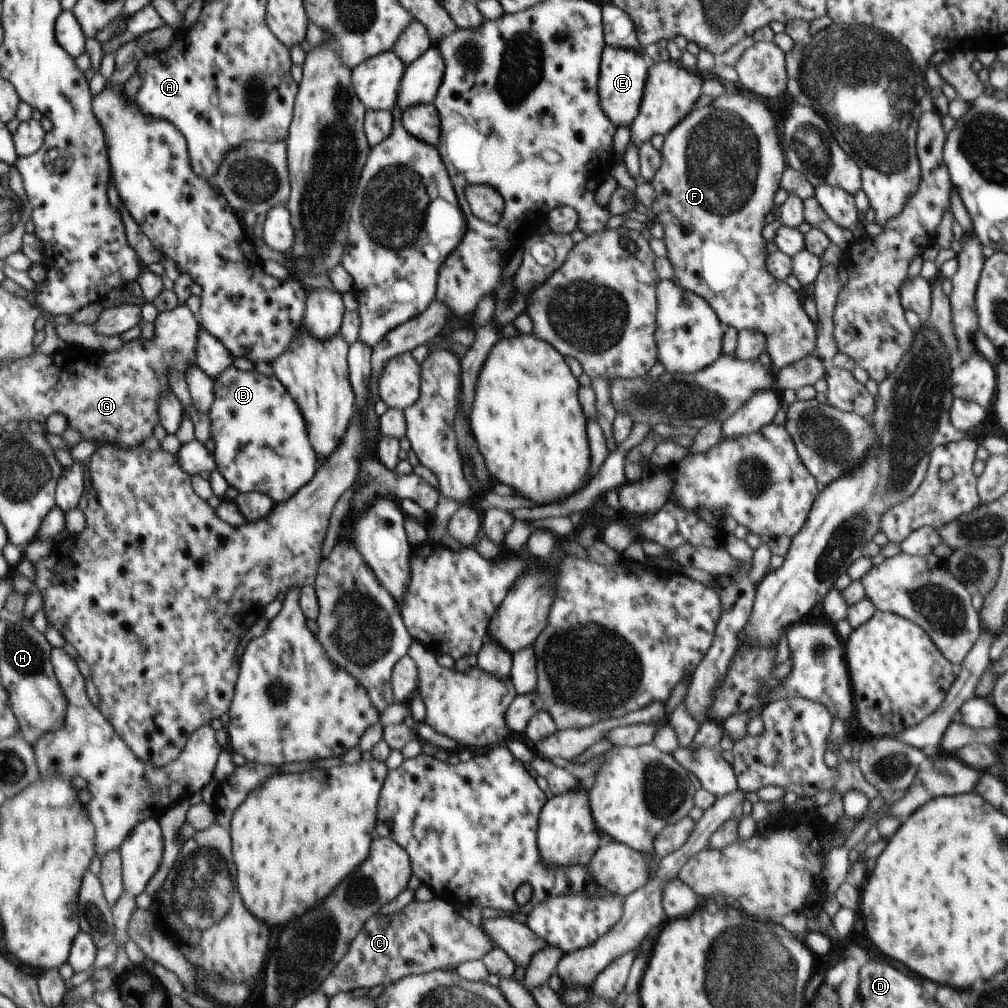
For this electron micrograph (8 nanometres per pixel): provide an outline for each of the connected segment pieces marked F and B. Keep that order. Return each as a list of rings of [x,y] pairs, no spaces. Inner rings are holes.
[[[724,93],[709,106],[692,110],[664,135],[660,168],[650,180],[656,195],[651,216],[664,227],[662,240],[674,270],[672,280],[705,298],[725,328],[756,330],[766,336],[766,350],[775,372],[814,354],[817,348],[816,326],[804,310],[804,295],[792,289],[786,280],[776,280],[766,268],[768,251],[762,230],[788,166],[780,140],[774,116],[761,98],[749,93]]]
[[[232,365],[213,378],[213,382],[214,404],[208,411],[208,416],[212,422],[210,430],[215,444],[213,454],[216,469],[224,476],[229,486],[236,488],[240,493],[262,492],[275,503],[289,500],[298,488],[302,488],[302,484],[312,480],[318,466],[316,454],[310,448],[306,422],[302,420],[298,404],[275,375],[265,376],[256,369],[244,372]]]

